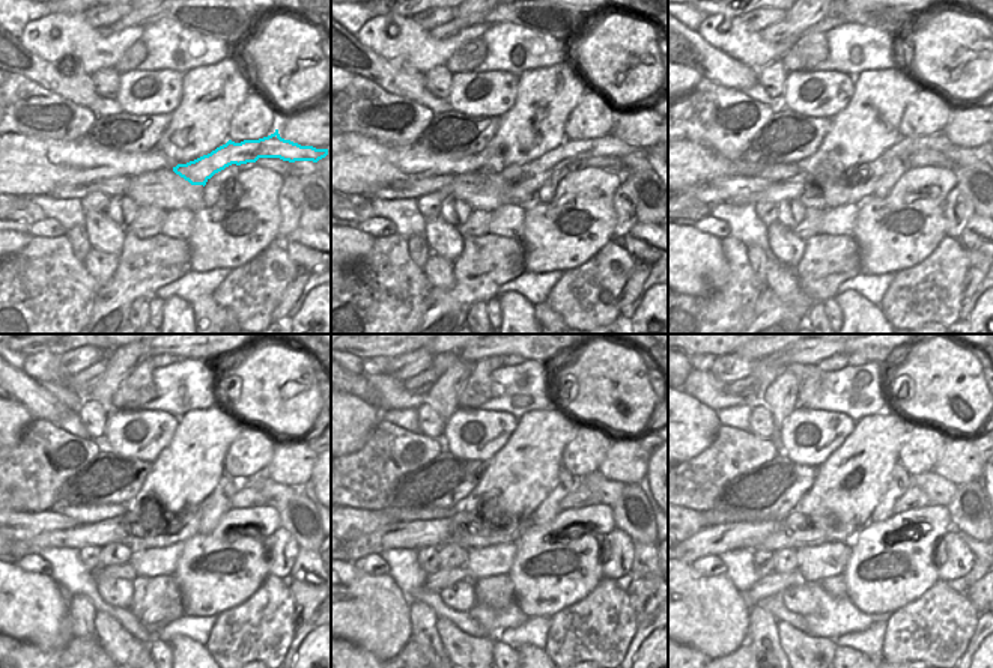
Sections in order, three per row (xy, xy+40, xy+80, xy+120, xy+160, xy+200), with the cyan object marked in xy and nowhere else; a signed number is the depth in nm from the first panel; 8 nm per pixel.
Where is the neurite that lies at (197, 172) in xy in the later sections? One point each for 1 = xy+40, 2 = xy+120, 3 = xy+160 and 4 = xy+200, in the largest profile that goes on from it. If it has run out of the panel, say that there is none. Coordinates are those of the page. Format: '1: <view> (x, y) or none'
1: xy+40 (522, 182)
2: xy+120 (167, 528)
3: xy+160 (468, 531)
4: xy+200 (796, 530)

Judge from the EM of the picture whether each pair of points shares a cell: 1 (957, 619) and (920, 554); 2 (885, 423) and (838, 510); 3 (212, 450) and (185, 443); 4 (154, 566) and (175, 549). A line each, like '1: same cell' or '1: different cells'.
1: different cells
2: same cell
3: same cell
4: same cell

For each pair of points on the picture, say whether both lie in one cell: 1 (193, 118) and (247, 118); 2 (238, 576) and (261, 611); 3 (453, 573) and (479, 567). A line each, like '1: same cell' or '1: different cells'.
1: different cells
2: different cells
3: different cells

